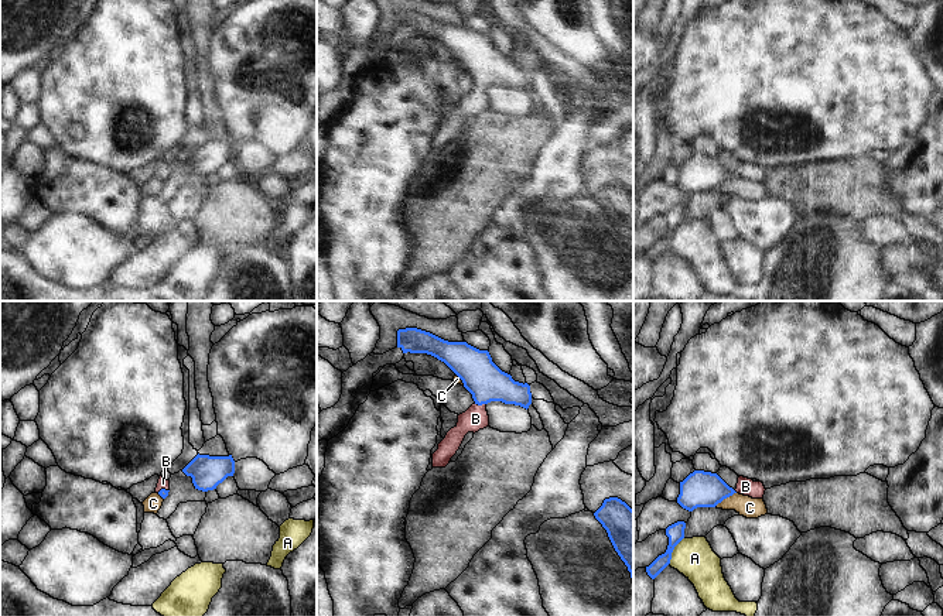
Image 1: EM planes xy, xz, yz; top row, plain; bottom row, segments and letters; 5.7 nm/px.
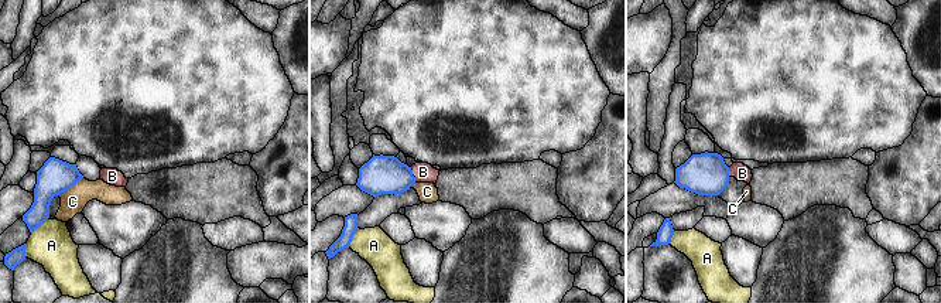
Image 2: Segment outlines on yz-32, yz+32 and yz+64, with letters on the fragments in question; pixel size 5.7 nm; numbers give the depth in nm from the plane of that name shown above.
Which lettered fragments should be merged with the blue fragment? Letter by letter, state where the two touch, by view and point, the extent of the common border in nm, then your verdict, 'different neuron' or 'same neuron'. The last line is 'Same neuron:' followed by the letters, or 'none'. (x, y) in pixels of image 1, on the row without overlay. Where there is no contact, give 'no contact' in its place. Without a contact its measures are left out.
A: contact yz (672, 235); length 180 nm; different neuron
B: contact xz (479, 88); length 70 nm; same neuron
C: contact yz (724, 181); length 150 nm; different neuron
Same neuron: B

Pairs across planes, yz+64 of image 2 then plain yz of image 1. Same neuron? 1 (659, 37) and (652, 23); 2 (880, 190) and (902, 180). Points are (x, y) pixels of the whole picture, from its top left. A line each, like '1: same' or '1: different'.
1: different
2: same

